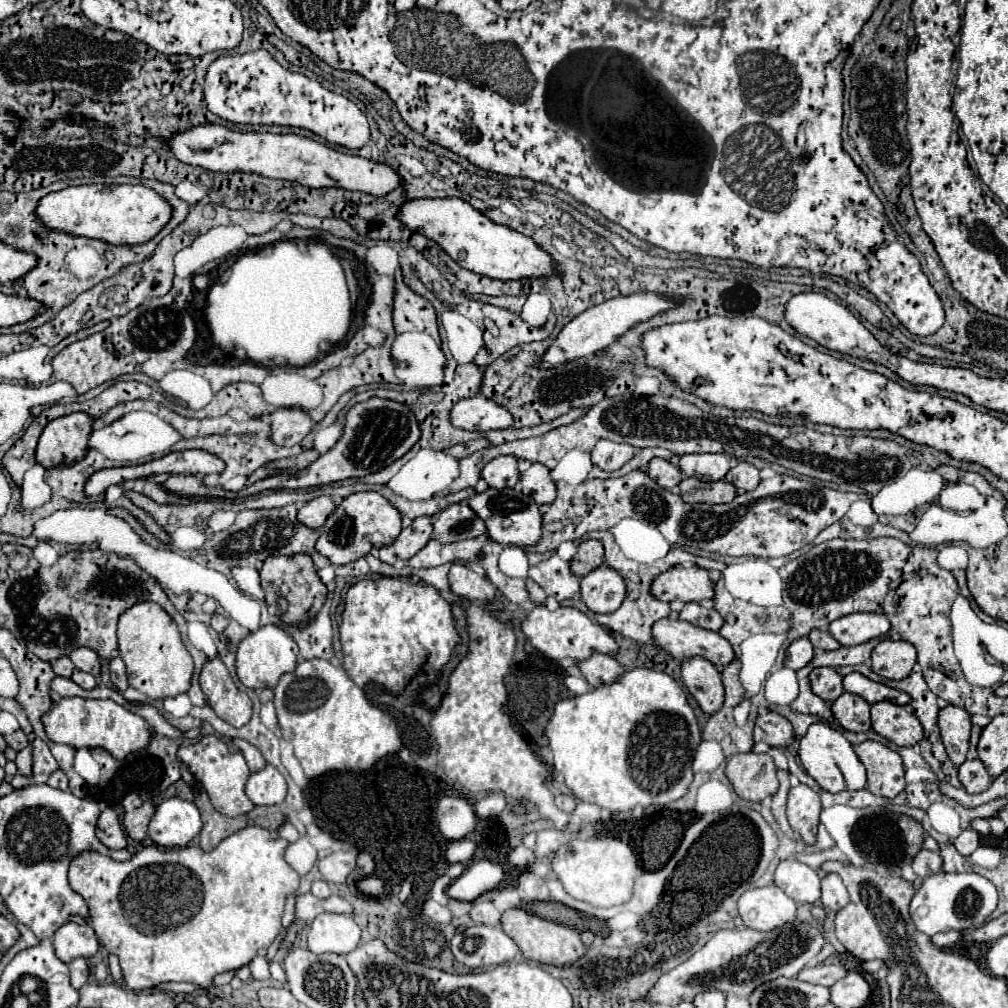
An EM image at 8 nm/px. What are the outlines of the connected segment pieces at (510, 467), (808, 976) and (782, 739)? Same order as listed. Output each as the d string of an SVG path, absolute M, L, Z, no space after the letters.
M498 456L484 466L482 478L490 488L514 488L520 480L518 460L514 456Z
M822 964L822 966L806 966L800 970L798 980L810 982L810 984L822 984L822 986L832 986L836 980L846 976L844 966L836 964Z
M776 712L758 714L754 726L754 742L766 742L768 746L774 748L788 748L792 740L794 740L794 730L784 716Z

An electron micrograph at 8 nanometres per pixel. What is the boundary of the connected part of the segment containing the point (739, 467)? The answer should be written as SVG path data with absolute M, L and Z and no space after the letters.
M736 462L734 468L724 476L726 482L734 484L738 490L754 490L760 484L760 470L750 462Z

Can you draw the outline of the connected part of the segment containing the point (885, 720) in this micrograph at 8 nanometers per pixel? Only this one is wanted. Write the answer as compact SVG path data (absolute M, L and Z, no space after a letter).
M878 702L870 708L872 728L896 746L914 746L924 738L920 720L906 708L892 702Z

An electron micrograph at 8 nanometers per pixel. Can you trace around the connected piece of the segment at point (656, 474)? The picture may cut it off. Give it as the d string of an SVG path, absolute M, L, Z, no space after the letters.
M654 458L648 466L648 474L652 480L656 480L662 488L668 488L668 490L678 486L680 480L684 478L682 470L664 458Z

